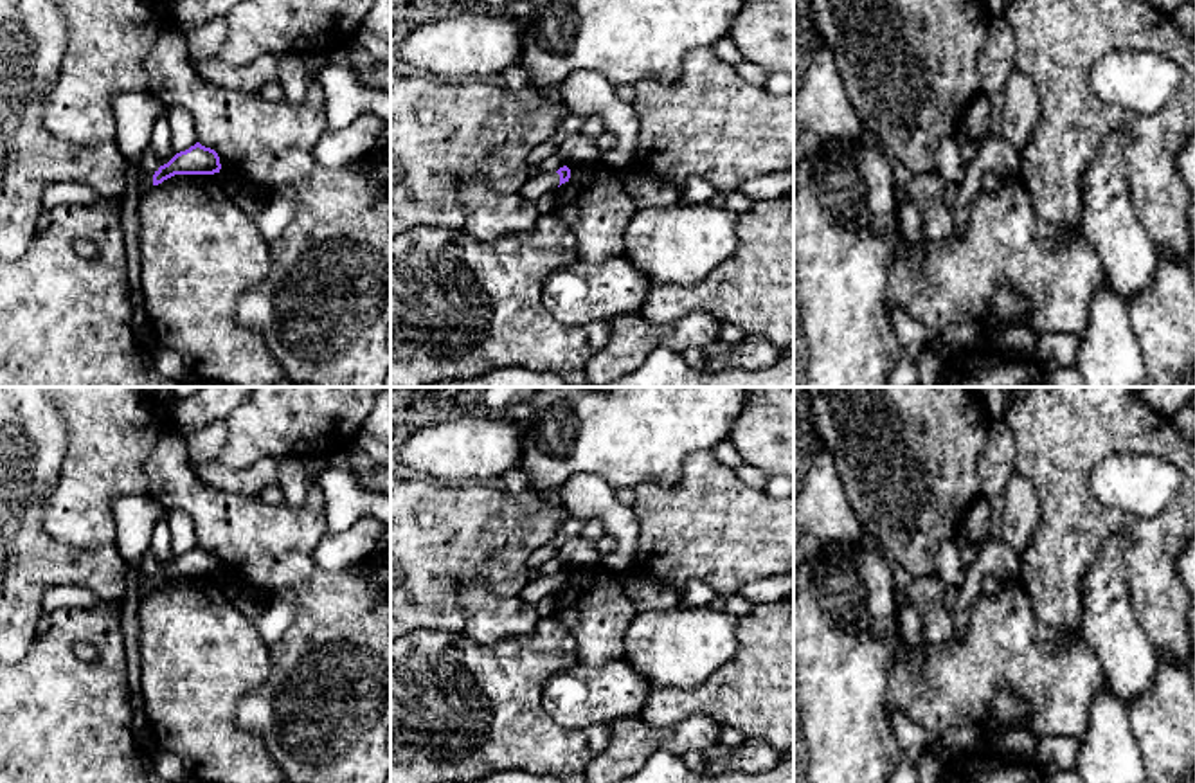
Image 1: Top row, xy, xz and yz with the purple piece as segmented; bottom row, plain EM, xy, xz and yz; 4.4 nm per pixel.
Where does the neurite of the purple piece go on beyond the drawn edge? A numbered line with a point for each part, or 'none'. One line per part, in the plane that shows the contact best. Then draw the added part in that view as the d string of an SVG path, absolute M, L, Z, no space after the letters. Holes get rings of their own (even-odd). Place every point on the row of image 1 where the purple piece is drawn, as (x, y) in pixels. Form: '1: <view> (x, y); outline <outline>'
1: xz (535, 188); outline M542 171L536 176L531 176L524 187L520 189L520 194L536 203L544 194L554 193L554 189L560 185L560 175L556 171Z

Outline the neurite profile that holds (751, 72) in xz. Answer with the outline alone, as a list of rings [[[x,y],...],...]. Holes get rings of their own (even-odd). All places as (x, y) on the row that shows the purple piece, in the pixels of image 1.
[[[743,59],[734,68],[747,83],[754,86],[765,86],[765,79],[768,72],[759,65]]]

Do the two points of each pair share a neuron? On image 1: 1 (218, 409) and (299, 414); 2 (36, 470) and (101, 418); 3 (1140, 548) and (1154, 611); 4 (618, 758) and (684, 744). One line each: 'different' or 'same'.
1: different
2: different
3: same
4: same

